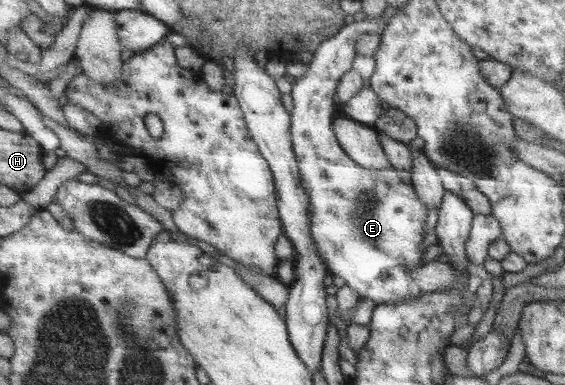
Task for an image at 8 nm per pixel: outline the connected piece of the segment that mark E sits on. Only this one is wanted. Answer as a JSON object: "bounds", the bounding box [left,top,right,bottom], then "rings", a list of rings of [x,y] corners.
{"bounds":[289,16,427,305],"rings":[[[381,16],[365,17],[358,22],[343,24],[333,36],[319,43],[319,47],[312,52],[312,60],[306,65],[305,73],[292,80],[290,92],[293,109],[290,112],[289,136],[299,168],[299,180],[308,197],[309,236],[313,238],[317,254],[323,258],[327,272],[343,278],[345,286],[353,289],[358,296],[372,300],[375,305],[415,300],[423,295],[408,274],[421,266],[423,250],[419,246],[423,240],[427,209],[418,200],[411,184],[401,182],[398,171],[393,167],[383,170],[364,169],[353,162],[336,141],[331,123],[333,112],[337,109],[334,102],[335,86],[341,75],[352,69],[355,39],[363,33],[380,33],[384,26]]]}

